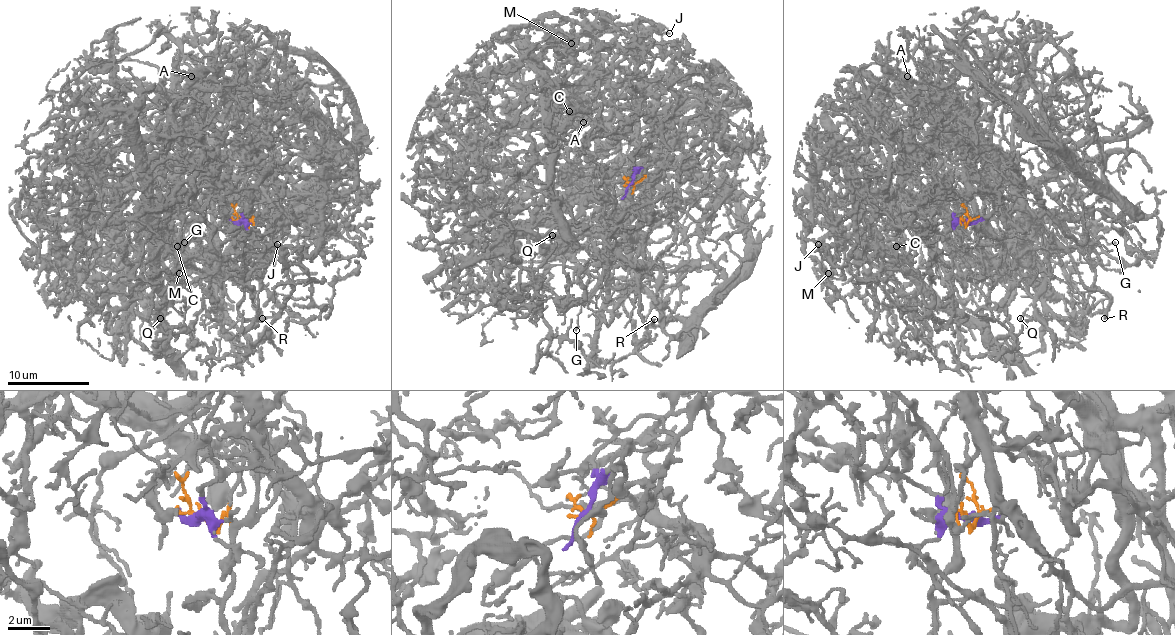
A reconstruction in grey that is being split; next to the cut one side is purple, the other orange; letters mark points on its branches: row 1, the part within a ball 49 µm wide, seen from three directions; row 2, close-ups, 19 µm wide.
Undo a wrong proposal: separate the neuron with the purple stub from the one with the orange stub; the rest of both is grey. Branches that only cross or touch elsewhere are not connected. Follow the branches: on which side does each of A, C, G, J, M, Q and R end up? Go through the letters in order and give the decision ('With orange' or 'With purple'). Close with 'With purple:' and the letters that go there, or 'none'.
A: With purple
C: With purple
G: With orange
J: With purple
M: With purple
Q: With orange
R: With orange
With purple: A, C, J, M

